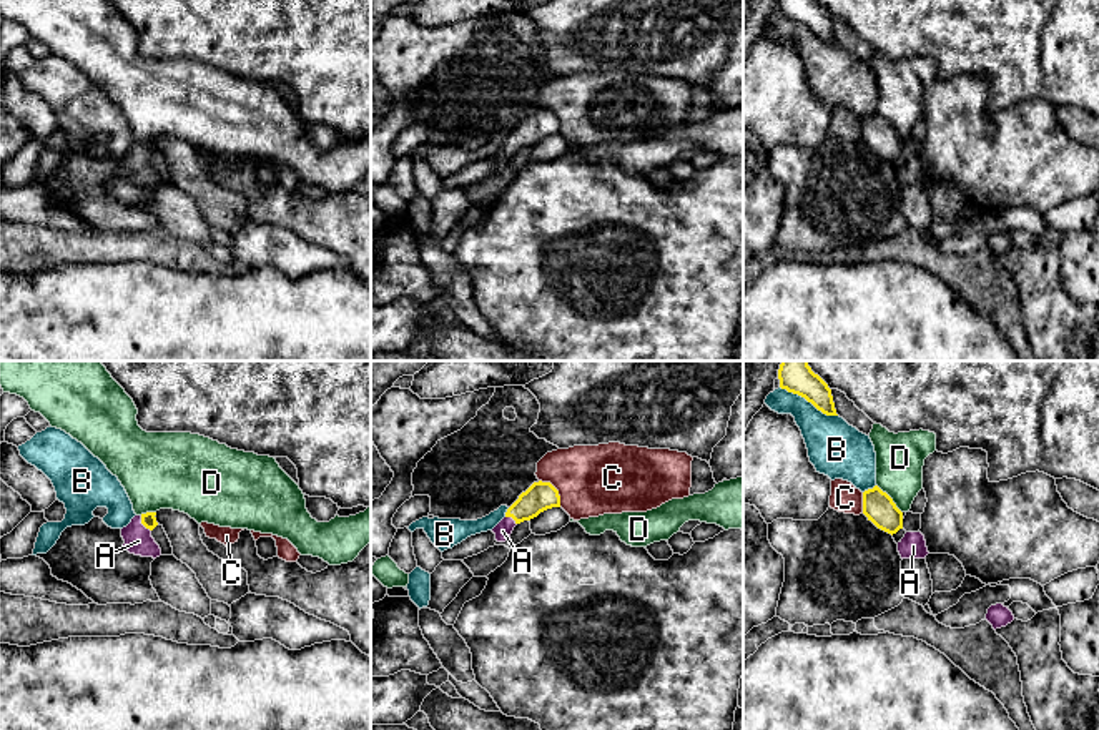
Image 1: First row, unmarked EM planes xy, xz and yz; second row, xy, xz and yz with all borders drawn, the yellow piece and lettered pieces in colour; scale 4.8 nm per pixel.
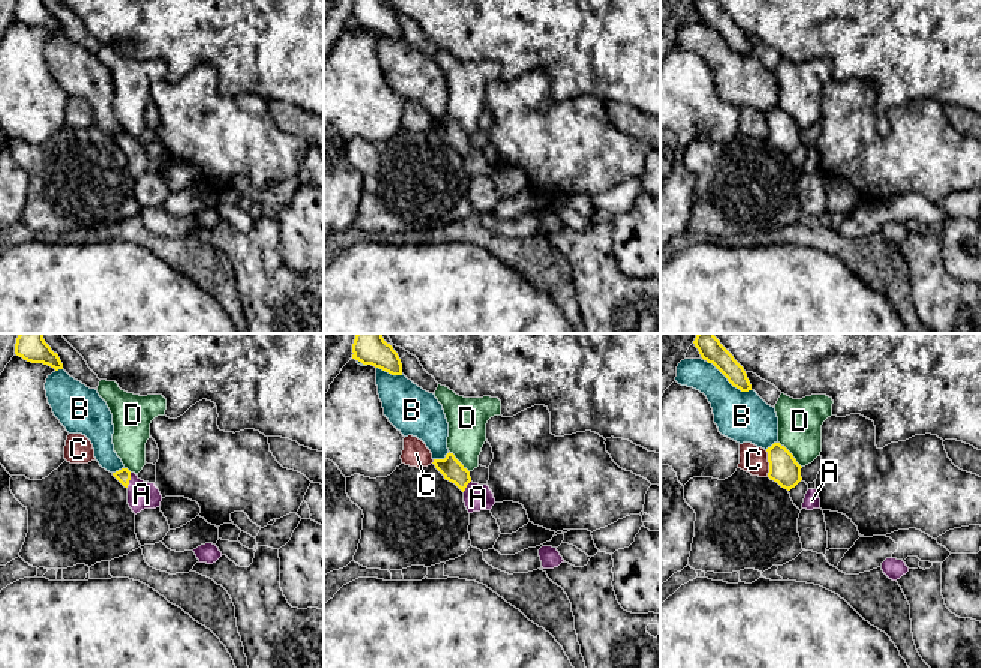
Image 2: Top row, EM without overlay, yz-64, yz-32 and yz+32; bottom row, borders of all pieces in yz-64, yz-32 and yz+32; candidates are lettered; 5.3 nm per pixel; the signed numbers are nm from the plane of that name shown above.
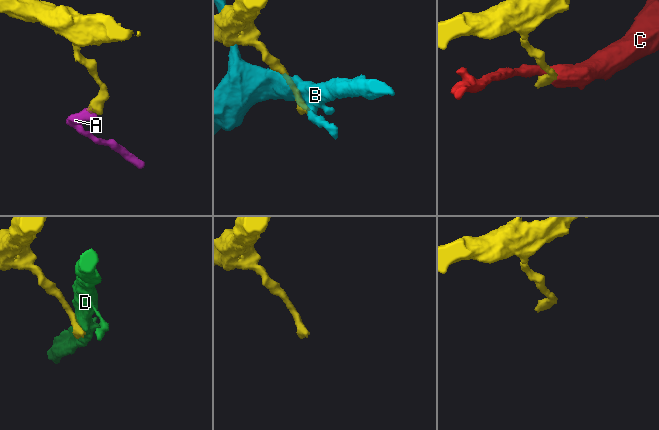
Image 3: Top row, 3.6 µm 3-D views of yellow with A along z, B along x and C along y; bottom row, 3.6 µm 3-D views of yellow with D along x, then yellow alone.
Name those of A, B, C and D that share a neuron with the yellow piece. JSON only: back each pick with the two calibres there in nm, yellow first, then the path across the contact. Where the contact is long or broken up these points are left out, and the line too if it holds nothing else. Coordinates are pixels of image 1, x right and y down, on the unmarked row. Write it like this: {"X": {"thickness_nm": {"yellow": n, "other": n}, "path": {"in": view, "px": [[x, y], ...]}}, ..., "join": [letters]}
{"A": {"thickness_nm": {"yellow": 70, "other": 140}, "path": {"in": "xy", "px": [[148, 147], [143, 152], [138, 158], [138, 168]]}}, "join": ["A"]}

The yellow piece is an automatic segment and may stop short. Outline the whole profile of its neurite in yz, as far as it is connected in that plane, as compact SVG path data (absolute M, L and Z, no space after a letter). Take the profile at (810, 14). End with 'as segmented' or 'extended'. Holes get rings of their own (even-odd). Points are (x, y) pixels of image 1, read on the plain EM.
M778 0L780 15L798 22L826 43L838 43L828 12L815 0Z | as segmented

